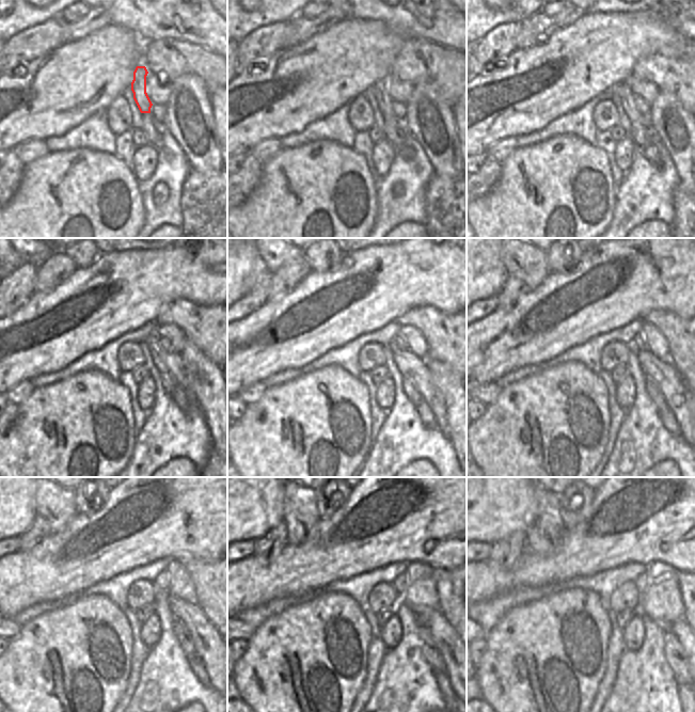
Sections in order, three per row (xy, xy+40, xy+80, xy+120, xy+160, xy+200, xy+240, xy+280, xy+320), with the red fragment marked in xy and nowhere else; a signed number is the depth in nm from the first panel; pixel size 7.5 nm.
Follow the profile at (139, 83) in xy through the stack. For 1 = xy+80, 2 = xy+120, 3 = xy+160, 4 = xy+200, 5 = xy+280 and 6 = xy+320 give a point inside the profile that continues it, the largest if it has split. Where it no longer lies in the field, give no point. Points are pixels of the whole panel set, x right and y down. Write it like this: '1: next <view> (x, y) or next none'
1: next xy+80 (621, 92)
2: next xy+120 (170, 363)
3: next xy+160 (409, 364)
4: next xy+200 (673, 386)
5: next xy+280 (444, 635)
6: next xy+320 (680, 629)

